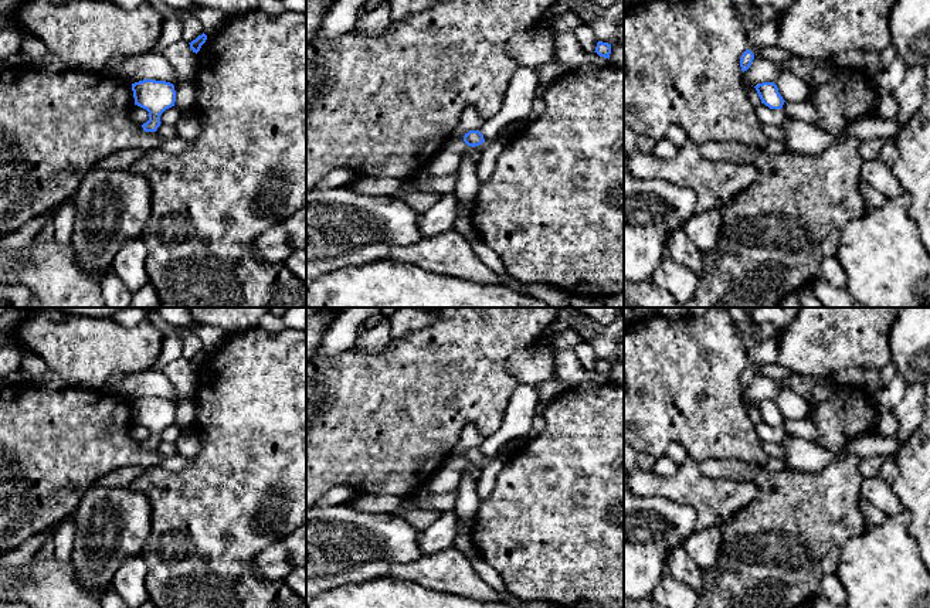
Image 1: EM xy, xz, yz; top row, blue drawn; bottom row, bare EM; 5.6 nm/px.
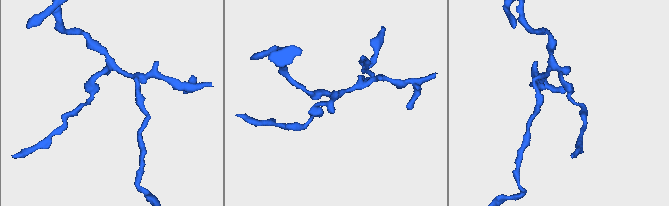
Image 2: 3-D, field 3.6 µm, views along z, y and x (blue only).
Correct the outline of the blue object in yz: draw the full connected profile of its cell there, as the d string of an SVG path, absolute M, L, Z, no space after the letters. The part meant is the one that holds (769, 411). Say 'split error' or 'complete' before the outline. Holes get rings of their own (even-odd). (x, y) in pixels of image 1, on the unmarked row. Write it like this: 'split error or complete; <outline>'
complete; M763 400L754 404L761 421L768 424L770 427L781 427L784 422L784 417L778 410L778 405L774 400Z

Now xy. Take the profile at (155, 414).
complete; M143 397L132 401L135 422L149 429L149 438L142 442L145 449L156 449L160 432L174 424L174 402L166 398Z

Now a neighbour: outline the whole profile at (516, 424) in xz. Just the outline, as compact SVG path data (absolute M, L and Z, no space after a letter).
M519 384L512 393L499 429L483 438L479 449L483 452L485 459L474 465L476 469L483 469L496 459L499 451L512 439L523 439L530 434L536 405L534 388L527 384Z

